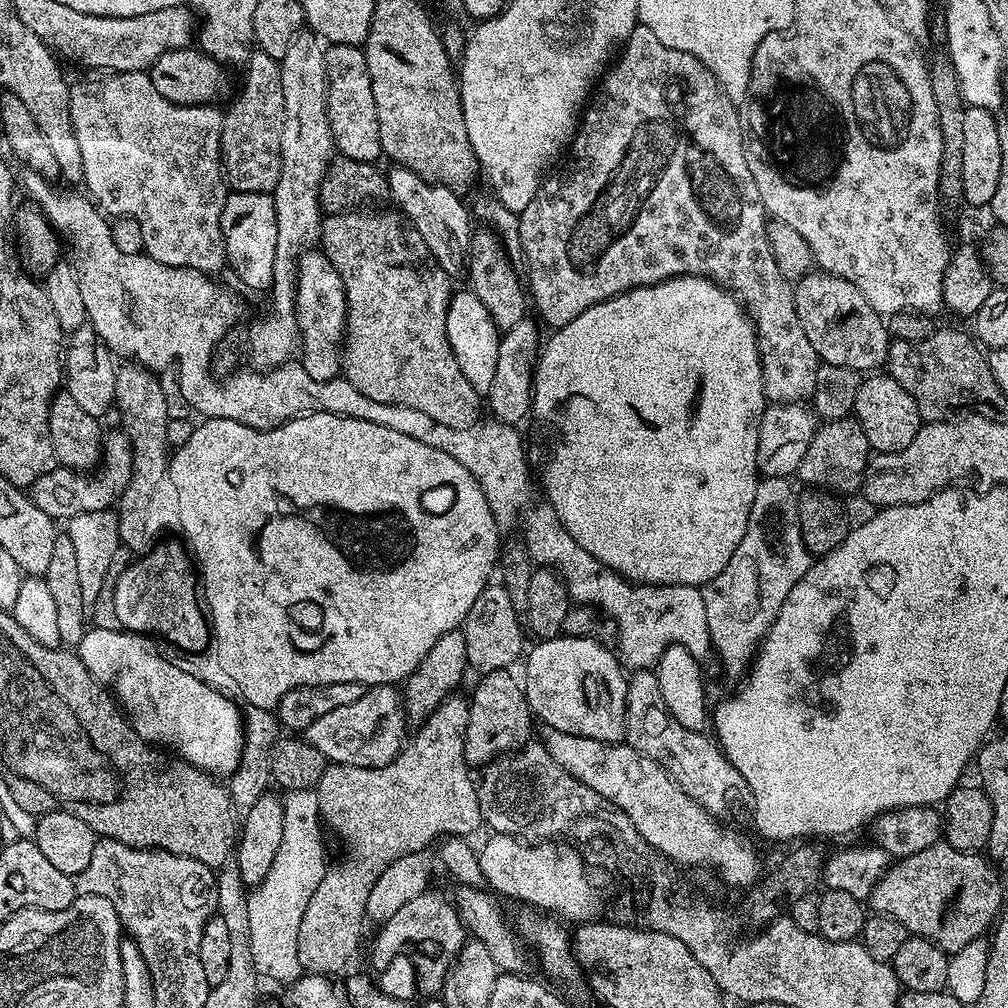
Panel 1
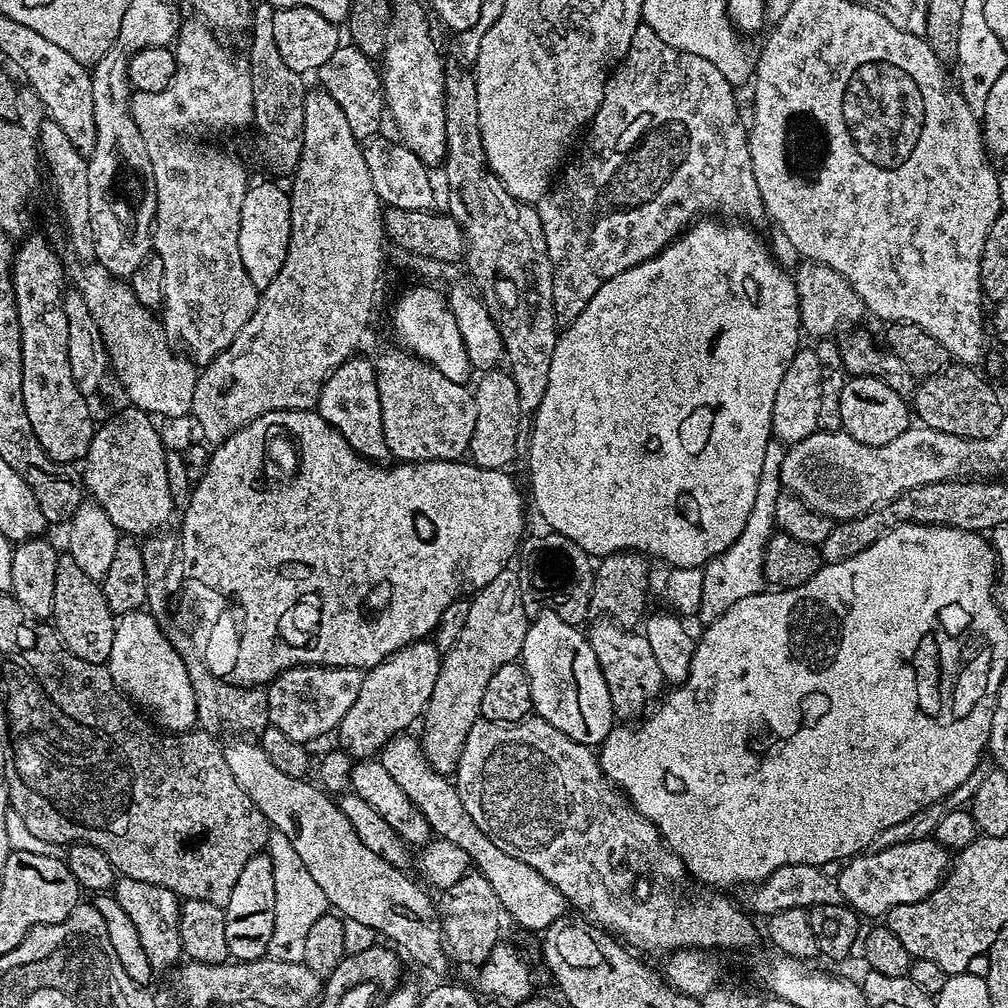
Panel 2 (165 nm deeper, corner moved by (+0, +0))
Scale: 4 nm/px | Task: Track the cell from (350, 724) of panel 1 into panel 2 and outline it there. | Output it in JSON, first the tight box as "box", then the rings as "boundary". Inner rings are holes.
{"box":[339,638,441,758],"boundary":[[[425,638],[399,648],[378,666],[367,669],[358,699],[350,710],[346,710],[346,718],[340,723],[339,747],[353,758],[372,758],[395,736],[407,733],[411,729],[408,727],[415,720],[417,723],[428,709],[430,694],[434,694],[434,682],[438,682],[441,659],[441,649]]]}

